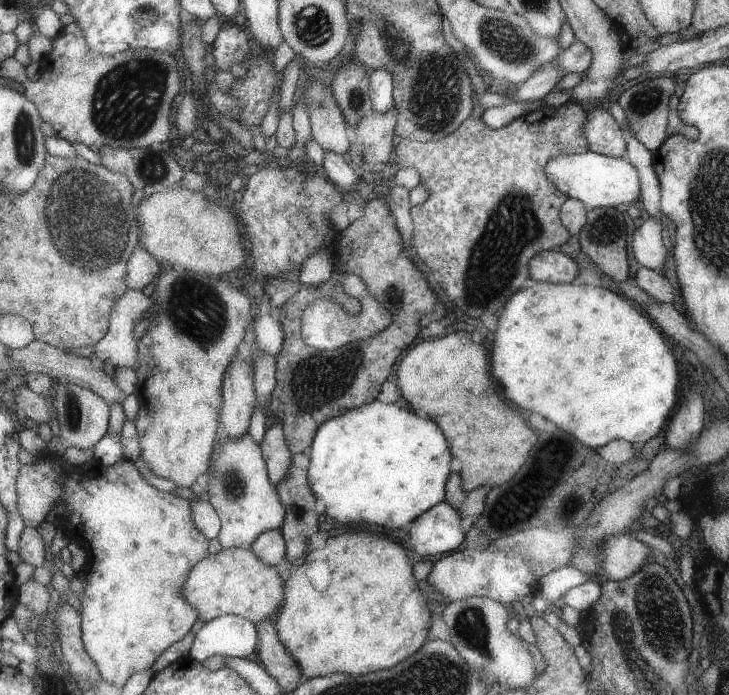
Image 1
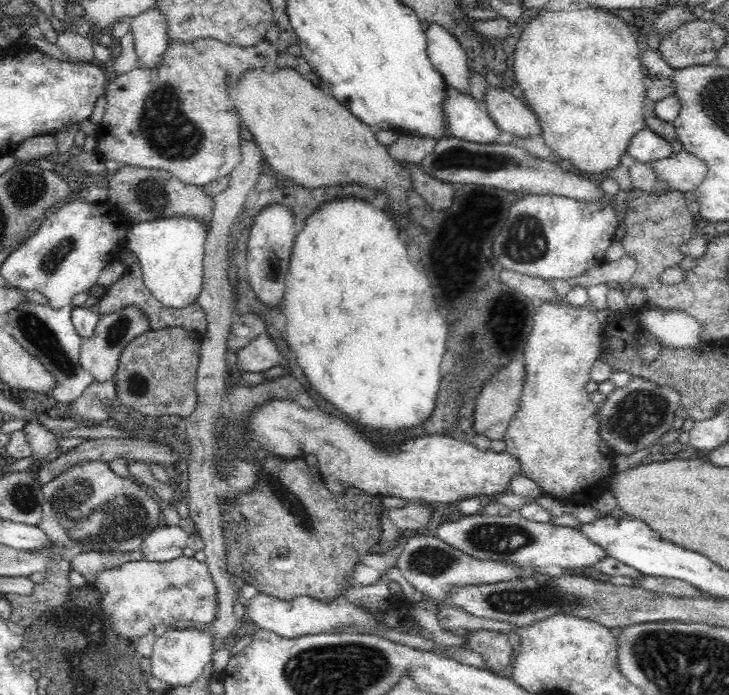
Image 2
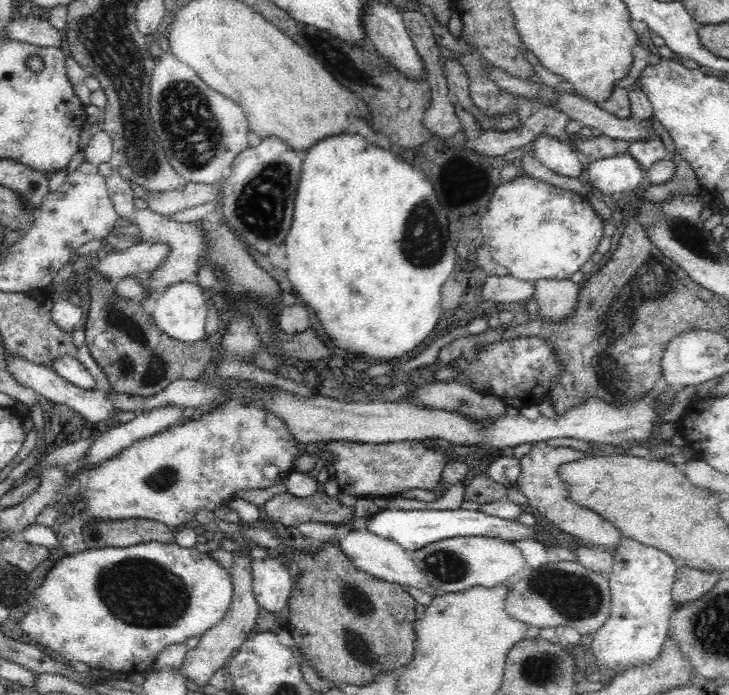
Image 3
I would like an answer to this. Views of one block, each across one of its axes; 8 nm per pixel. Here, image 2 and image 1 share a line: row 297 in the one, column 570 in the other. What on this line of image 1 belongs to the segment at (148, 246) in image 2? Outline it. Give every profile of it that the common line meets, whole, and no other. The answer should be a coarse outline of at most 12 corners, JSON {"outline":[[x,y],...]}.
{"outline":[[586,150],[553,156],[547,180],[585,208],[637,203],[638,171]]}

